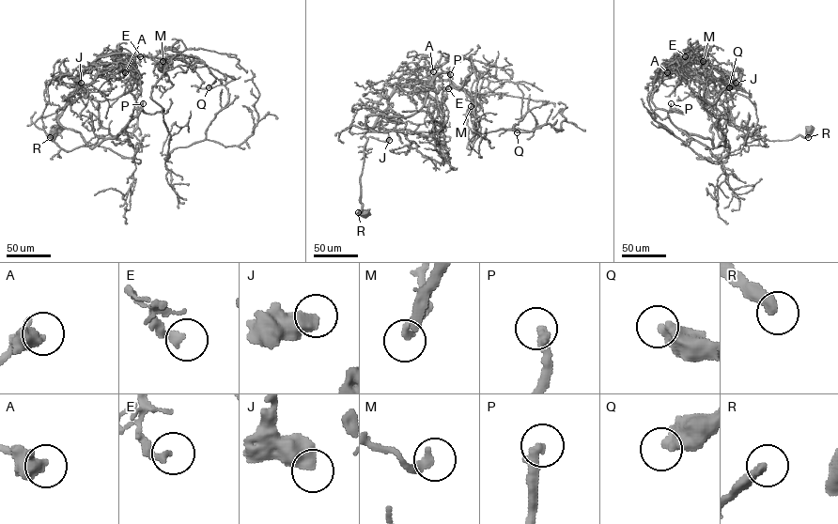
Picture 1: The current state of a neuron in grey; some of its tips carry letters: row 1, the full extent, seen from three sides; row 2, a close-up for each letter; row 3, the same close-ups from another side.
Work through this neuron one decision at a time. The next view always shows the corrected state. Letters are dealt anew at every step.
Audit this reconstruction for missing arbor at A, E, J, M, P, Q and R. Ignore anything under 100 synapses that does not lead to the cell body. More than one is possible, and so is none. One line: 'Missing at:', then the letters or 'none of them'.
Missing at: P

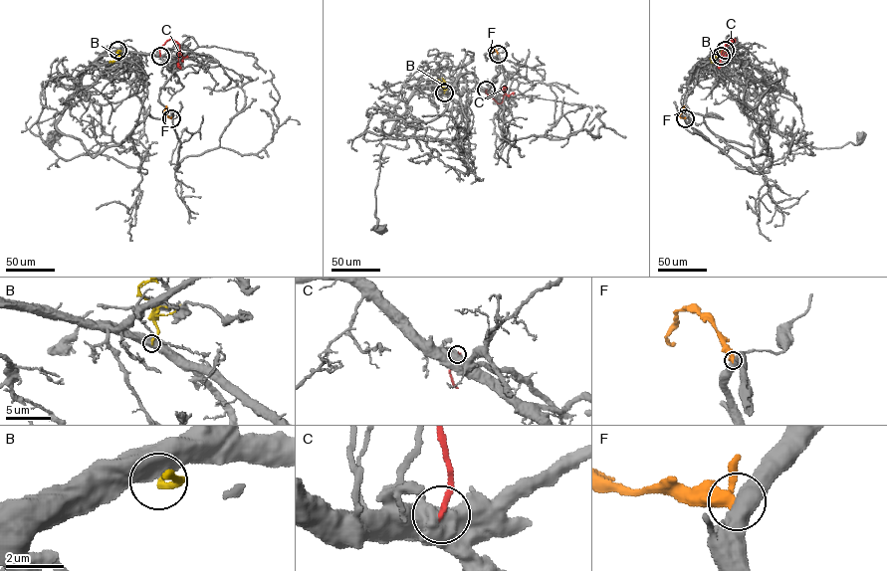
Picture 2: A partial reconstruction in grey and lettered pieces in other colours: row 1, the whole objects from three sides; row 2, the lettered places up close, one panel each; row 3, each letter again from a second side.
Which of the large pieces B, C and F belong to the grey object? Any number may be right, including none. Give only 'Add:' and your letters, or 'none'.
Add: none

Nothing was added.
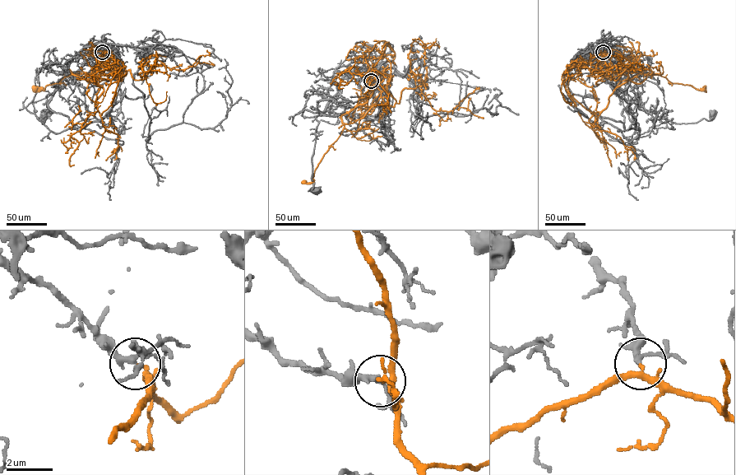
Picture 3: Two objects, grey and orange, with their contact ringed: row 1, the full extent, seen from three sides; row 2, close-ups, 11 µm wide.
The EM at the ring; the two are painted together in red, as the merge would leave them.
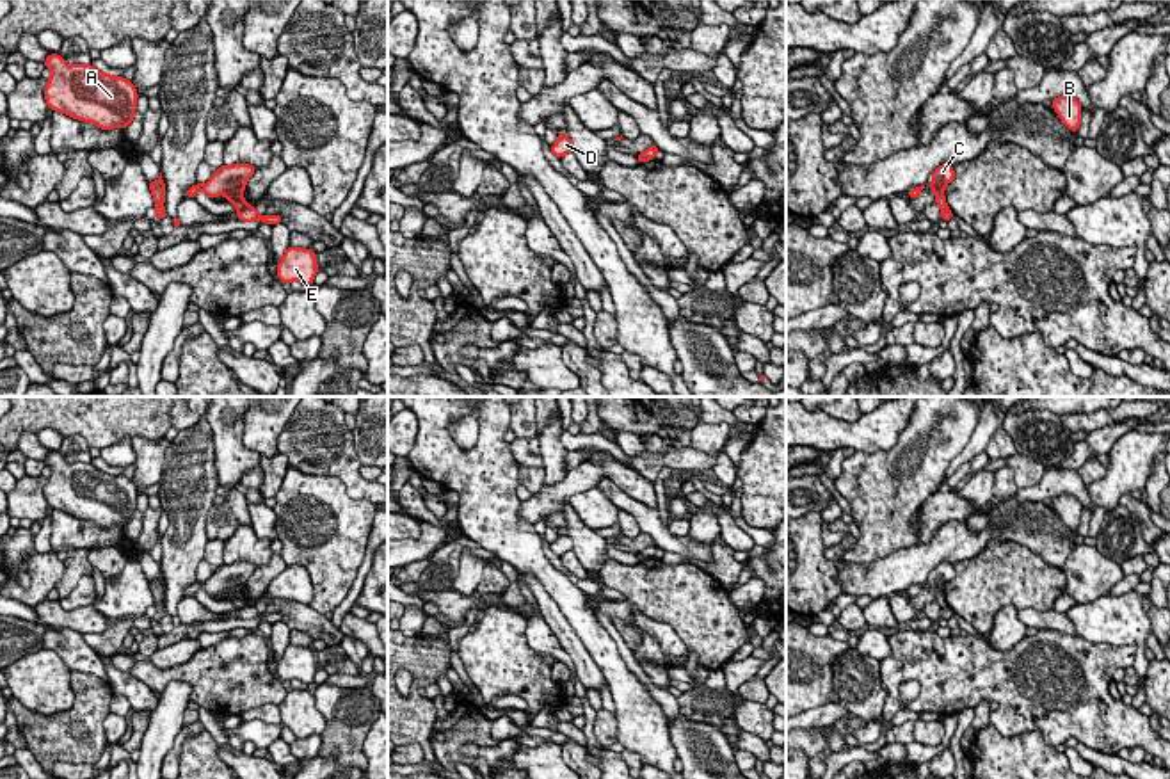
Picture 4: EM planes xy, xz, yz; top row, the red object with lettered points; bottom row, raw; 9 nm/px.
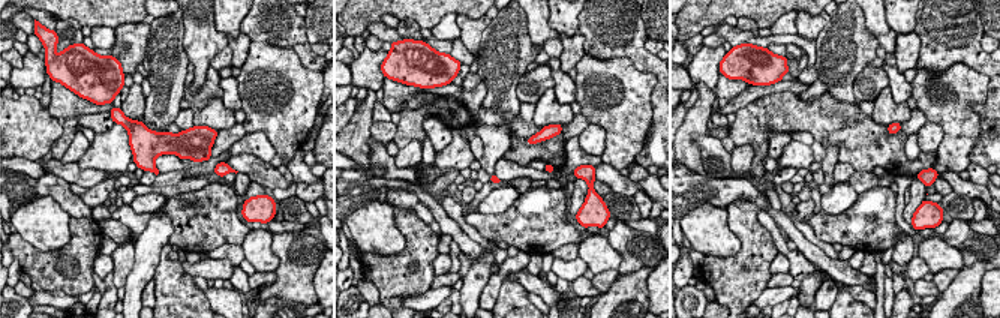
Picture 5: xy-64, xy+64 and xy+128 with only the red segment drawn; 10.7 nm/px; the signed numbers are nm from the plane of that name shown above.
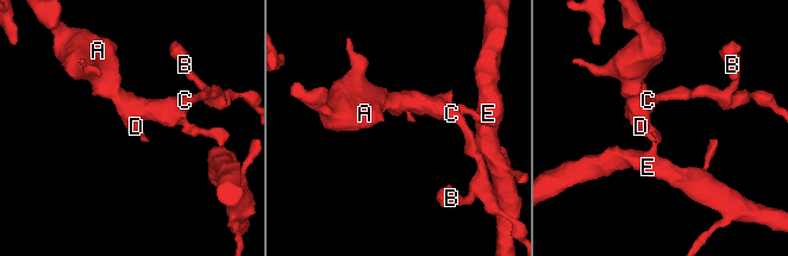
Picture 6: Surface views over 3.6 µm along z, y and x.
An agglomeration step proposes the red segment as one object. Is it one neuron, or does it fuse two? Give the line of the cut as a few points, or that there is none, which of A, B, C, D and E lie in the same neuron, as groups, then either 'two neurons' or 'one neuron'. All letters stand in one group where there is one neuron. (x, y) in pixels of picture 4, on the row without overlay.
xy (246, 602), (239, 609) | A B C D / E | two neurons

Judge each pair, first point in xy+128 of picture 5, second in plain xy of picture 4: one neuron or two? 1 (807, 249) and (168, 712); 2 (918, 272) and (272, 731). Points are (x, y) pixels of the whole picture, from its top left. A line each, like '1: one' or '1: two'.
1: two
2: one

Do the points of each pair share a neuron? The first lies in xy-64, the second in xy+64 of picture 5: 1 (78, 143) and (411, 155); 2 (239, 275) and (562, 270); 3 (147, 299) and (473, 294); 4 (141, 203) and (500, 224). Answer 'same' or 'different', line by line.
1: same
2: different
3: different
4: different

